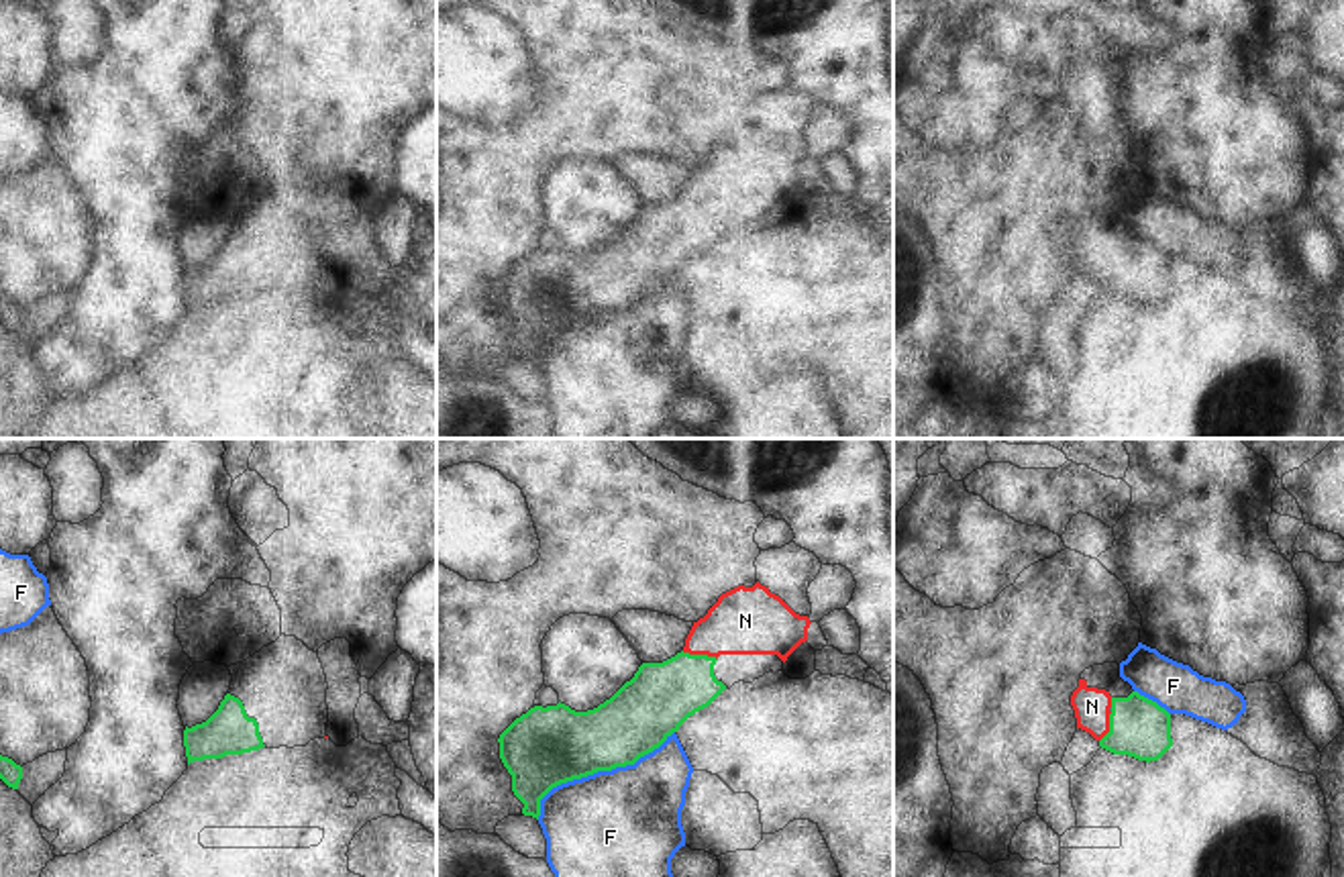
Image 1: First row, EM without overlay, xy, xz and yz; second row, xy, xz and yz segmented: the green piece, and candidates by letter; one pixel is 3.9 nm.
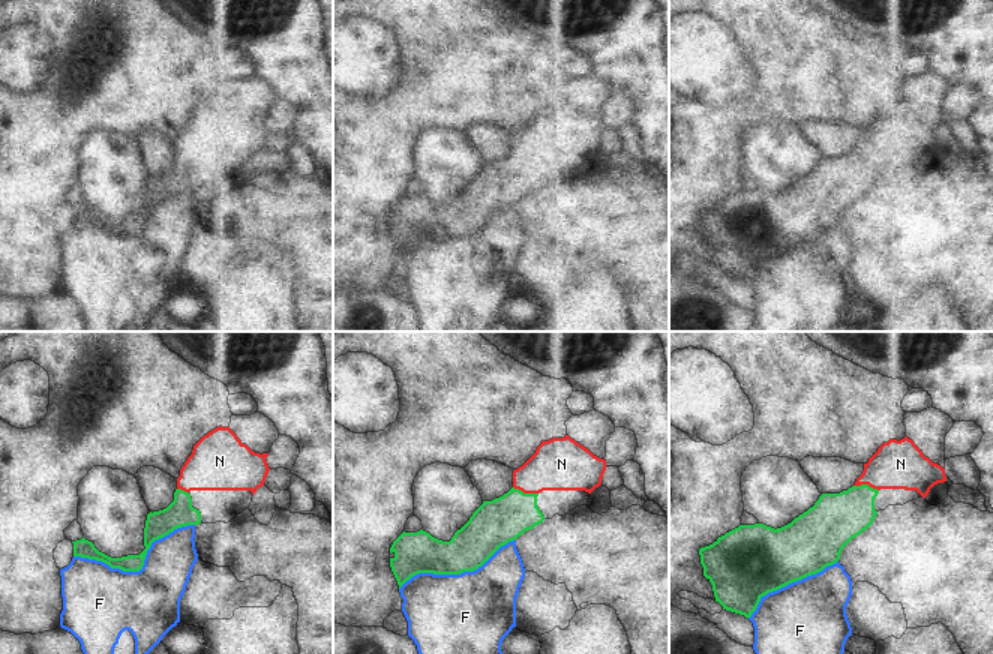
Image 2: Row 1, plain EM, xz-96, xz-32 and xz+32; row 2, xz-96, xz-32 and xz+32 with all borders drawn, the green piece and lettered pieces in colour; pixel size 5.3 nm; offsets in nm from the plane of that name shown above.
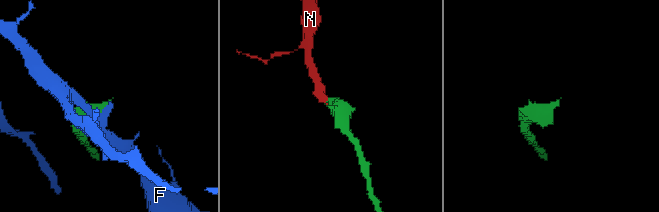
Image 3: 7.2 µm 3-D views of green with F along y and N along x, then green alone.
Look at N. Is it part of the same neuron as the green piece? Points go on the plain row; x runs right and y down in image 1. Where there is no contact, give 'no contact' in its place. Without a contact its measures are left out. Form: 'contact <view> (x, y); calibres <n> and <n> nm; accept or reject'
contact xz (700, 198); calibres 280 and 280 nm; accept

